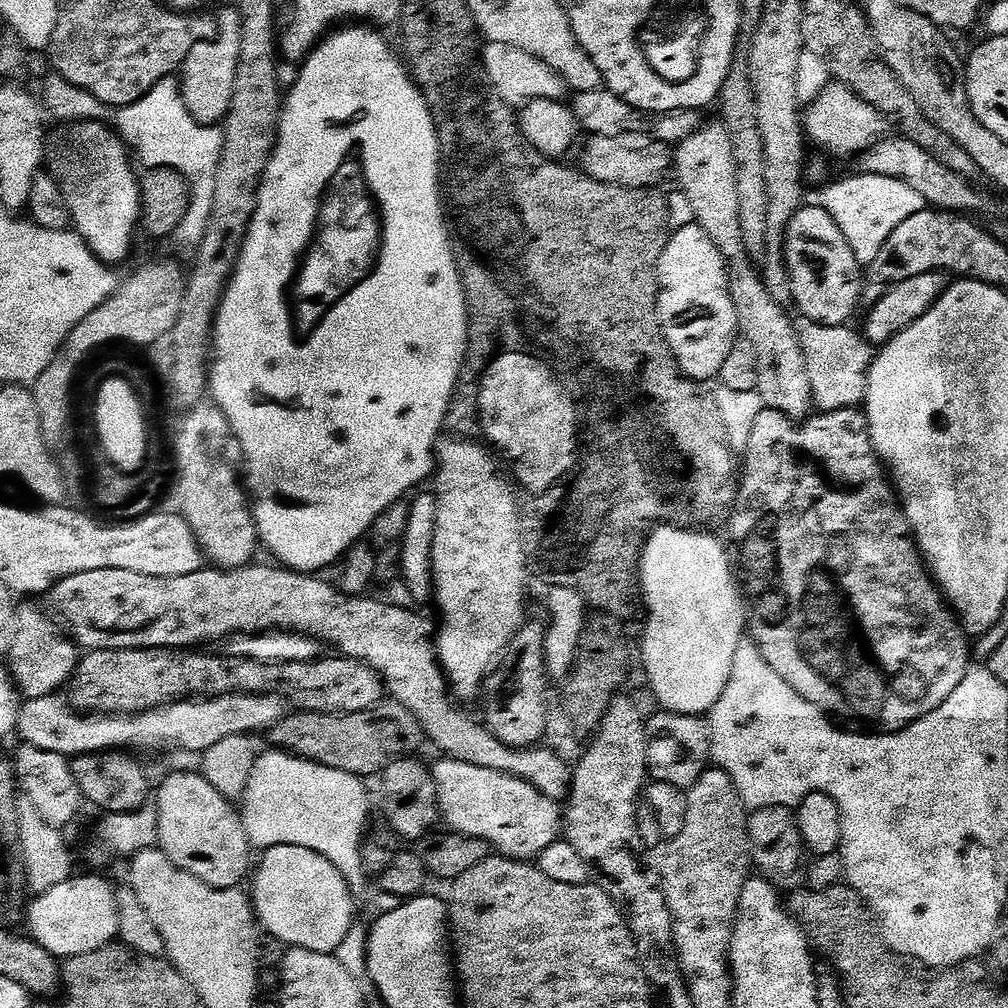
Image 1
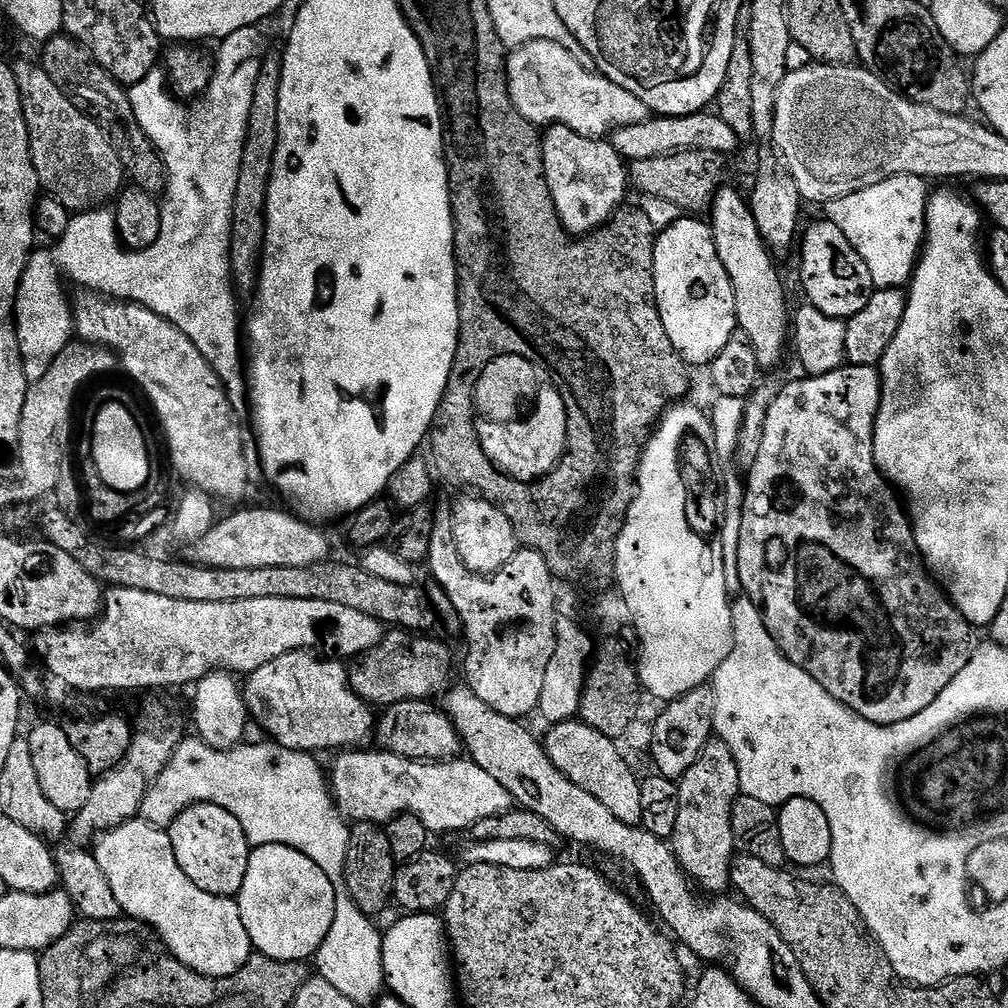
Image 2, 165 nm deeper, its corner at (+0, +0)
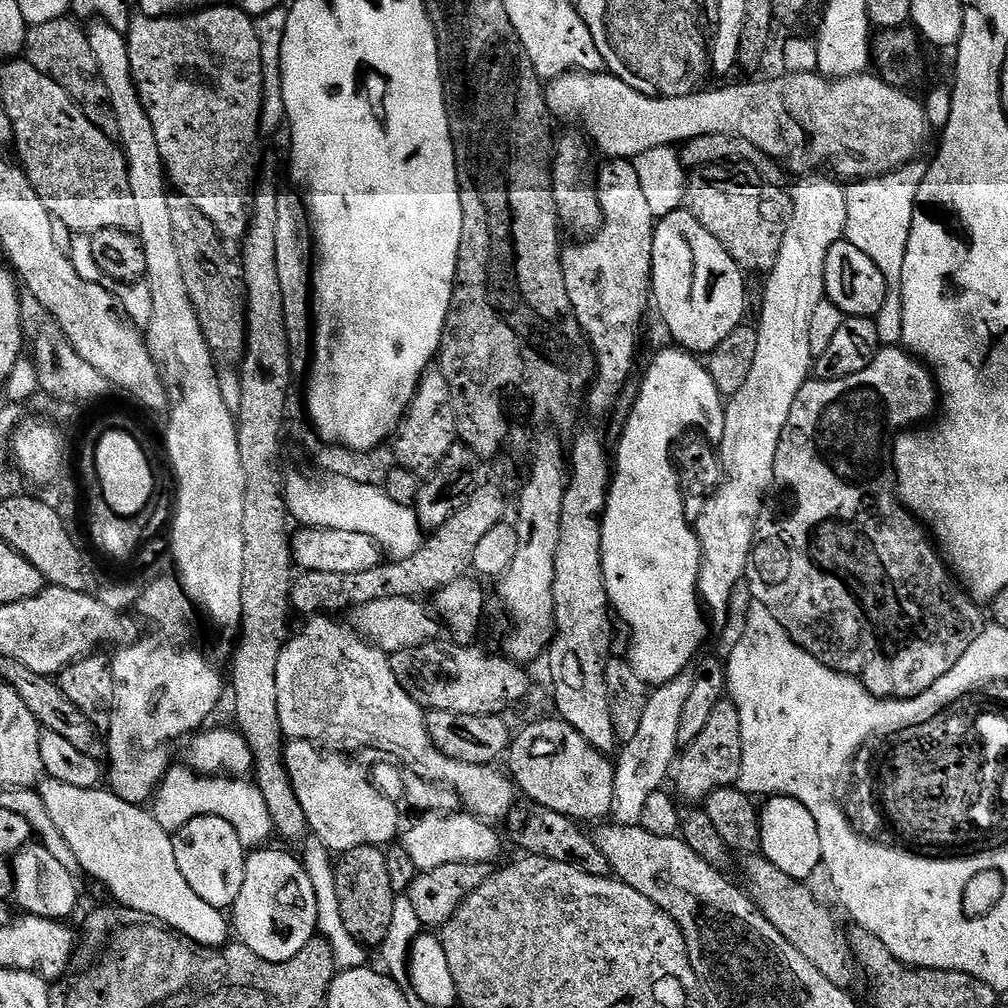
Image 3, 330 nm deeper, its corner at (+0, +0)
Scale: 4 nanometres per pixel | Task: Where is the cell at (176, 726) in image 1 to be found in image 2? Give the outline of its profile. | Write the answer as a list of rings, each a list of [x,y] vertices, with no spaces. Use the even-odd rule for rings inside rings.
[[[307,651],[303,652],[291,652],[286,654],[282,658],[274,658],[274,662],[266,662],[266,666],[262,666],[258,670],[247,673],[246,680],[248,685],[245,683],[242,688],[242,695],[245,700],[248,701],[248,710],[253,717],[256,716],[260,719],[260,724],[269,732],[271,739],[275,743],[279,744],[282,748],[289,748],[295,752],[306,752],[309,754],[321,754],[327,748],[336,748],[335,750],[352,750],[357,746],[364,746],[367,740],[371,741],[374,736],[374,729],[378,723],[377,717],[374,715],[373,709],[363,700],[359,694],[357,694],[351,686],[348,684],[348,670],[347,667],[339,659],[336,658],[324,658],[328,660],[319,660],[316,654],[309,654]]]

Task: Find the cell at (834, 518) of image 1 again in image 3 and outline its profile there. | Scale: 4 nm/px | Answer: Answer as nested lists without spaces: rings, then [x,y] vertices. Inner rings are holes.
[[[900,346],[881,347],[870,366],[866,366],[866,370],[858,370],[858,374],[850,374],[850,378],[808,379],[802,390],[798,390],[794,406],[790,406],[790,418],[786,418],[786,426],[778,442],[778,454],[774,458],[772,491],[764,501],[752,552],[748,555],[746,583],[752,591],[753,601],[766,606],[766,610],[770,610],[770,614],[774,614],[778,622],[782,622],[782,630],[786,630],[790,639],[814,654],[818,662],[830,666],[835,672],[854,677],[860,681],[862,687],[870,690],[870,694],[882,700],[905,700],[922,694],[922,690],[930,690],[930,686],[934,686],[938,678],[943,678],[957,664],[958,658],[962,658],[962,654],[970,650],[970,642],[974,642],[982,627],[981,605],[958,583],[957,577],[938,551],[933,537],[915,515],[900,503],[896,489],[896,474],[892,467],[892,446],[896,437],[901,432],[927,421],[937,408],[938,389],[931,371]]]

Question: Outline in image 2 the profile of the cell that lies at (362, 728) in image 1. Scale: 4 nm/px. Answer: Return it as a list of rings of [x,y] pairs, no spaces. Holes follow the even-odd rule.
[[[426,700],[398,702],[379,713],[378,723],[374,729],[374,740],[383,751],[393,752],[407,760],[423,760],[425,762],[447,762],[461,755],[460,735],[450,722],[443,707]]]

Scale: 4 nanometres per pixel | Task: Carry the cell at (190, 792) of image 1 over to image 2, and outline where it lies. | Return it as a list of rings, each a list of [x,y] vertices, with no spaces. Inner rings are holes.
[[[192,804],[173,822],[167,829],[170,842],[174,846],[174,858],[178,858],[178,866],[182,866],[182,874],[198,886],[198,890],[206,890],[206,894],[215,896],[239,897],[242,890],[242,882],[246,882],[246,866],[248,865],[248,853],[250,845],[246,834],[242,830],[242,822],[230,814],[230,810],[222,810],[222,806],[213,804]]]

